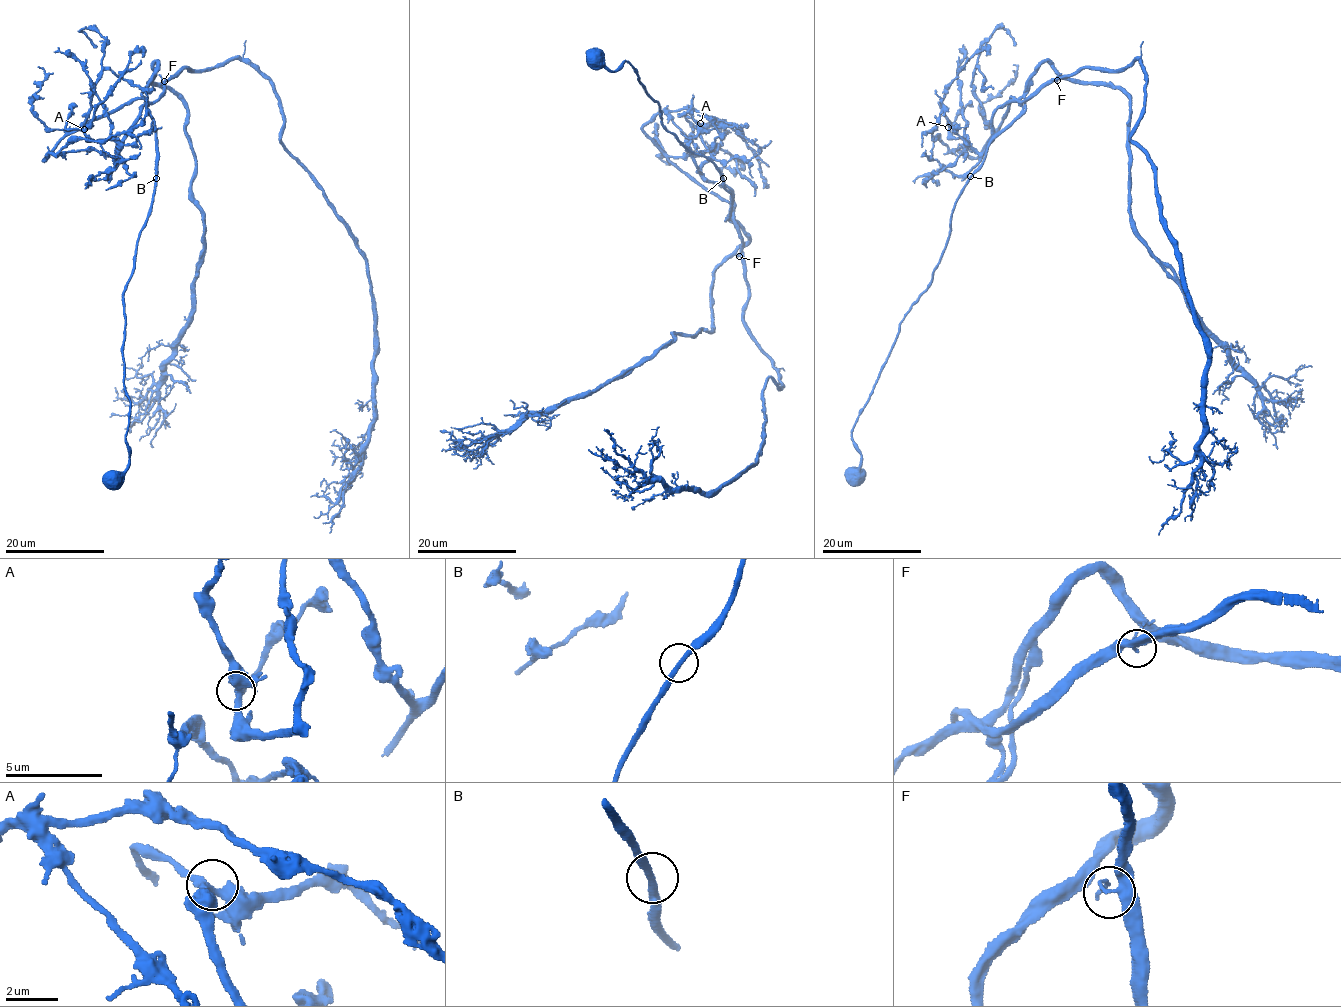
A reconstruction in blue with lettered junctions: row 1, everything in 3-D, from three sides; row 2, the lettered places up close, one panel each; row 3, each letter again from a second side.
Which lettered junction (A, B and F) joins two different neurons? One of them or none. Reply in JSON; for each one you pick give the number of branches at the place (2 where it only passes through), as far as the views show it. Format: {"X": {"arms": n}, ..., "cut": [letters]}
{"B": {"arms": 2}, "cut": ["B"]}

